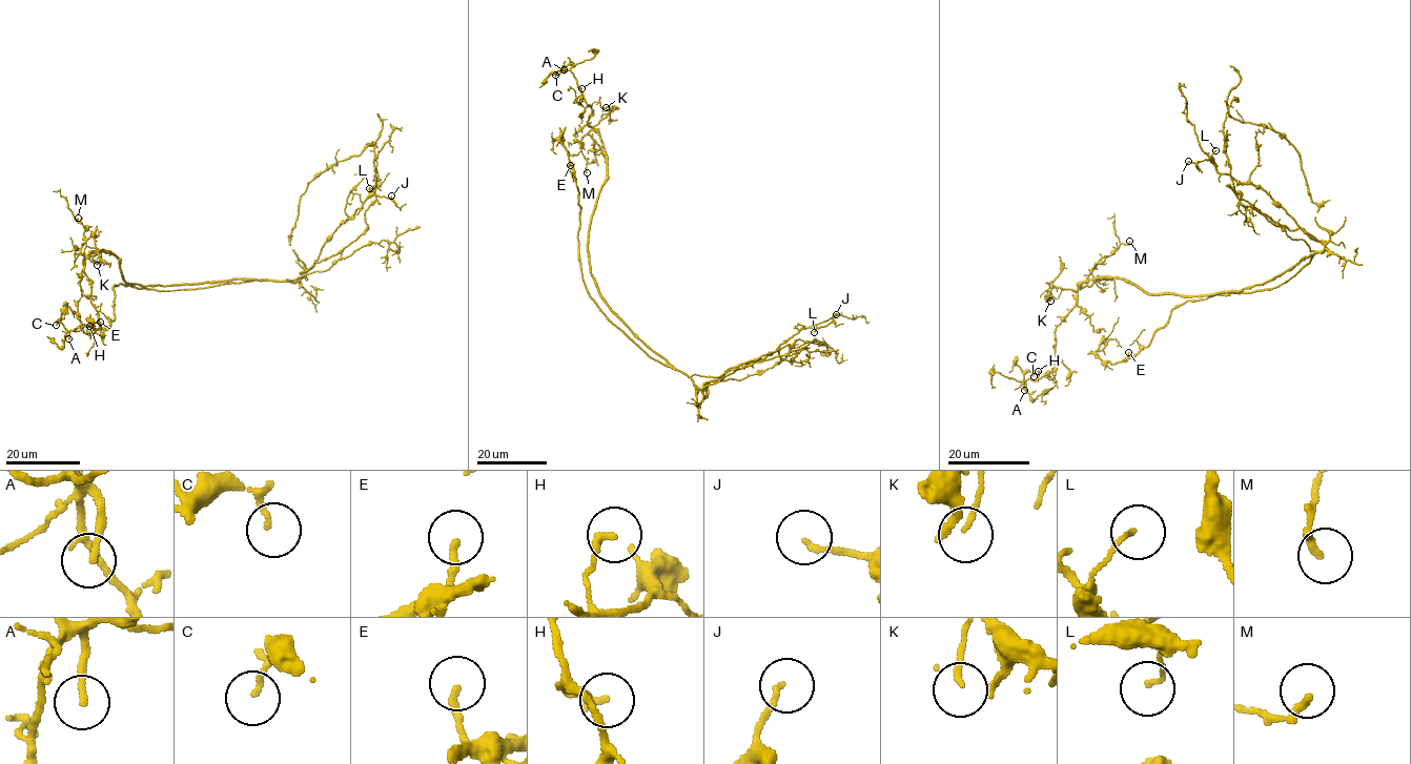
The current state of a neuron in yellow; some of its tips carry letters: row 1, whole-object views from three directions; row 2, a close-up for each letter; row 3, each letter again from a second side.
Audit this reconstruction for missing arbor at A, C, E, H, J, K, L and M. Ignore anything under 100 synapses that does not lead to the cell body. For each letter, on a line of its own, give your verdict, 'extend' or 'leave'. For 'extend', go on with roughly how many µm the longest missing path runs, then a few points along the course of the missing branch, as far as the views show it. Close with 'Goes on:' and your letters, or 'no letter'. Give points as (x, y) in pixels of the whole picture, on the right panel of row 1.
A: leave
C: leave
E: leave
H: leave
J: leave
K: leave
L: leave
M: leave
Goes on: no letter

